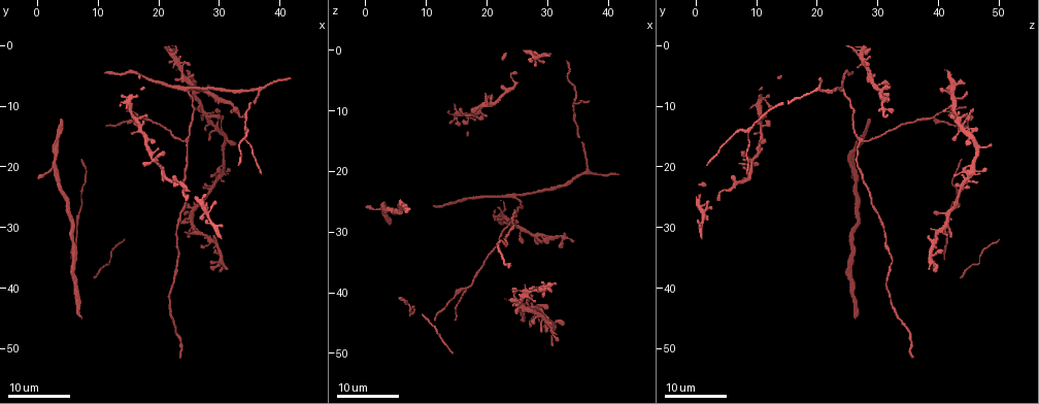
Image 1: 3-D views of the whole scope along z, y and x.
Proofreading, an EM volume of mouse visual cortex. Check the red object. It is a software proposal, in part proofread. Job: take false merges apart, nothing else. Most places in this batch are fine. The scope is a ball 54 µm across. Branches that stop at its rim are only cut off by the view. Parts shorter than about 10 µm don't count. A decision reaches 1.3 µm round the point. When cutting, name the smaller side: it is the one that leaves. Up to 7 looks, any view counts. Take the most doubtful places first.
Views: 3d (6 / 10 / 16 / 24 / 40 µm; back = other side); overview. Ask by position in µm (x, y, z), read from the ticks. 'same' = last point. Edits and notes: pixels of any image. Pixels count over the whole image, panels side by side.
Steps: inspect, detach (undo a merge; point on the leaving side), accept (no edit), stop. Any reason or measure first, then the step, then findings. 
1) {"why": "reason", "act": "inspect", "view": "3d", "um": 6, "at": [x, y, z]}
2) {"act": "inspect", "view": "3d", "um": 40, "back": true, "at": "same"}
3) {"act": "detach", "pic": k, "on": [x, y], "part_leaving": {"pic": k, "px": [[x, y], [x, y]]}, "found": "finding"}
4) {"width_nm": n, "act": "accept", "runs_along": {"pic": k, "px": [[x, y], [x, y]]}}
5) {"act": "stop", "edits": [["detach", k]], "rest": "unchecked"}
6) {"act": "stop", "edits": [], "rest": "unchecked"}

{"why": "a fork", "act": "inspect", "view": "3d", "um": 16, "at": [24.5, 16.0, 27.5]}

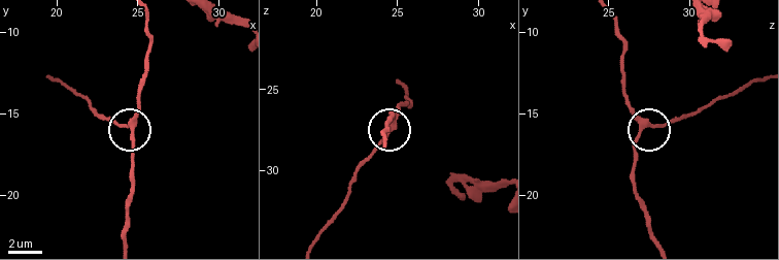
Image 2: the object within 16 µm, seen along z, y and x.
{"act": "inspect", "view": "3d", "um": 6, "at": [24.6, 15.6, 27.4]}

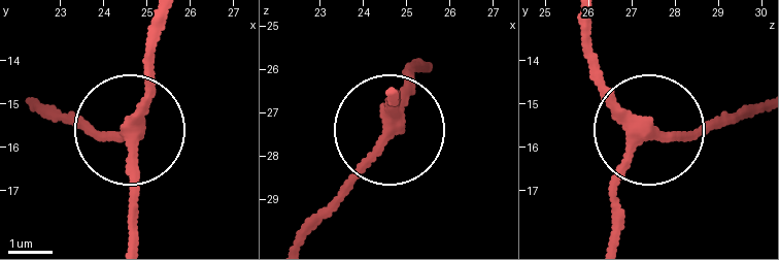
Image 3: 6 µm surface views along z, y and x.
{"side_arm_um": 66, "act": "accept", "runs_along": {"pic": 3, "px": [[615, 193], [618, 163], [648, 134], [744, 119]]}, "found": "one cell here"}

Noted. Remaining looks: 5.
{"why": "calibre changes", "act": "inspect", "view": "3d", "um": 24, "at": [24.5, 23.5, 5.5]}

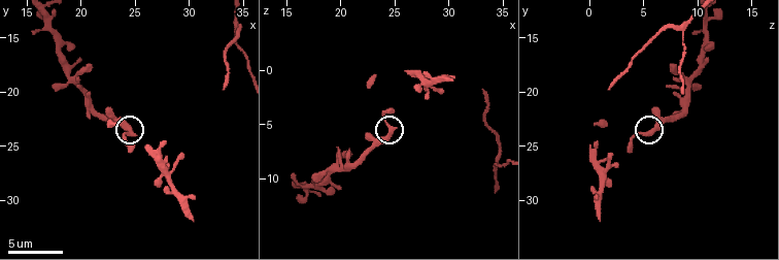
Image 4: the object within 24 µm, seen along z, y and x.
{"act": "inspect", "view": "3d", "um": 6, "at": [24.8, 23.8, 5.4]}

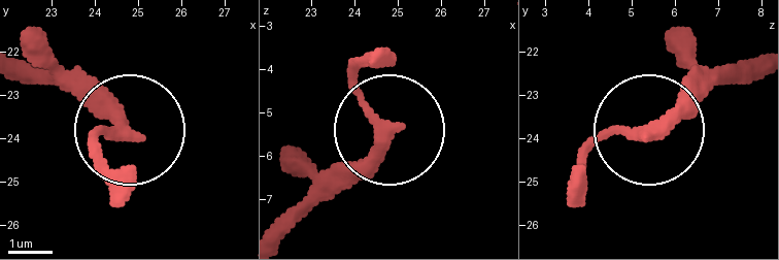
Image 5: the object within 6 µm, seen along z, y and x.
{"width_nm": 330, "act": "accept", "found": "continuous, no second cell"}

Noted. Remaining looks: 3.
{"why": "calibre changes", "act": "inspect", "view": "3d", "um": 16, "at": [16.5, 11.5, 39.0]}

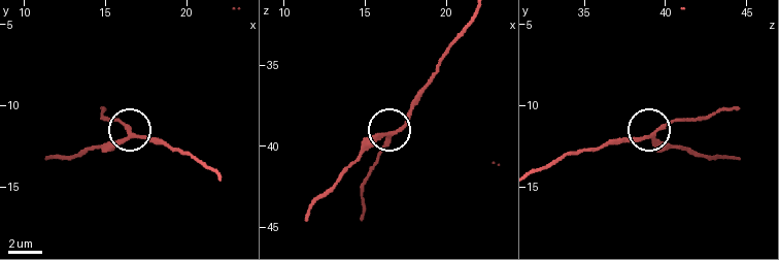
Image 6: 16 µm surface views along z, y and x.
{"act": "inspect", "view": "3d", "um": 10, "at": [16.6, 12.0, 39.2]}

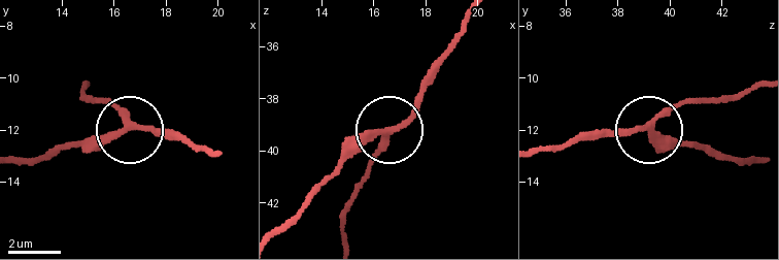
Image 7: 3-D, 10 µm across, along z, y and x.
{"act": "accept", "runs_along": {"pic": 7, "px": [[541, 151], [641, 130], [685, 143]]}, "found": "all the same cell"}

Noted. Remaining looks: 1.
{"act": "stop", "edits": [], "rest": "unchecked"}

